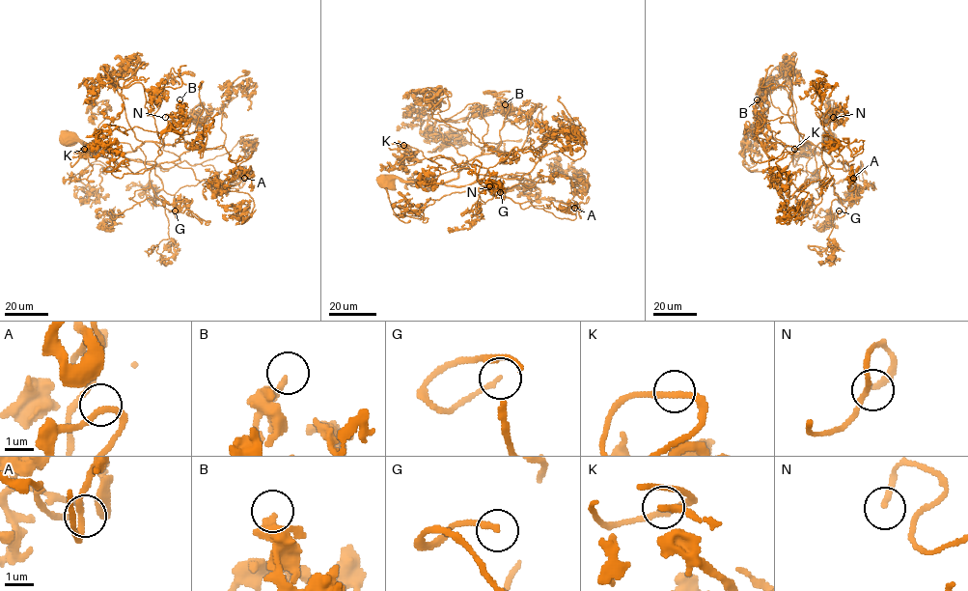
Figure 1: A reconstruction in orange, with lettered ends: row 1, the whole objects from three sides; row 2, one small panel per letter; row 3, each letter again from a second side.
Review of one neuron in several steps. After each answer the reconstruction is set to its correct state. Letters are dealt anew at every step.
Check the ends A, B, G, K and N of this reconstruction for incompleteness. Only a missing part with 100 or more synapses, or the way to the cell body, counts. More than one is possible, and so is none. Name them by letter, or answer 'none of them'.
N

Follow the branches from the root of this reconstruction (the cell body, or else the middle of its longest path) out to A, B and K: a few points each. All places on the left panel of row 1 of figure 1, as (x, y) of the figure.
A: (69, 136), (162, 168), (184, 160), (210, 164), (221, 171), (224, 191), (234, 180), (241, 187), (244, 178)
B: (69, 136), (121, 154), (145, 141), (176, 146), (183, 137), (172, 130), (188, 120), (179, 99)
K: (69, 136), (153, 165), (133, 173), (110, 157), (83, 151), (72, 158), (71, 165), (84, 149)

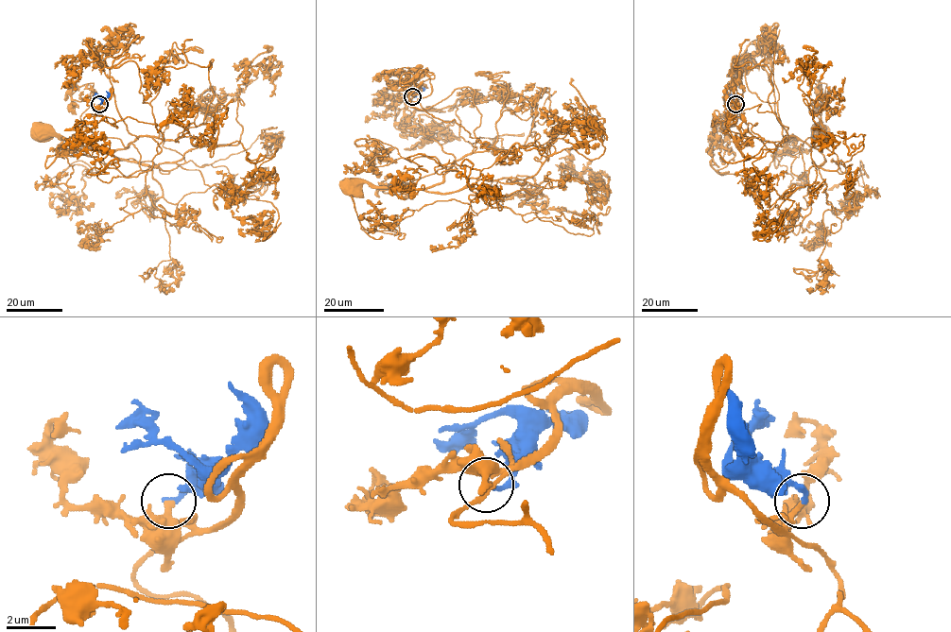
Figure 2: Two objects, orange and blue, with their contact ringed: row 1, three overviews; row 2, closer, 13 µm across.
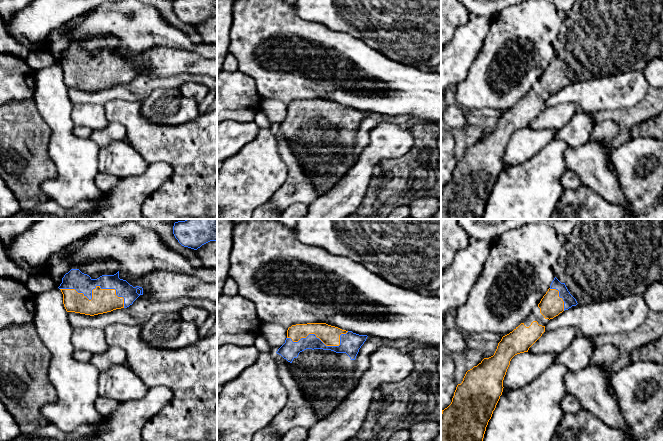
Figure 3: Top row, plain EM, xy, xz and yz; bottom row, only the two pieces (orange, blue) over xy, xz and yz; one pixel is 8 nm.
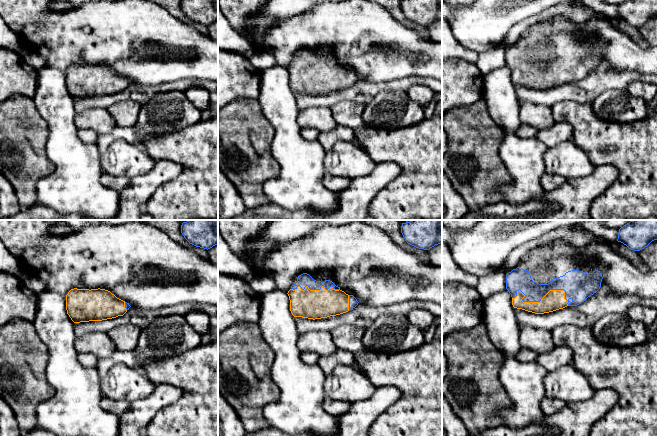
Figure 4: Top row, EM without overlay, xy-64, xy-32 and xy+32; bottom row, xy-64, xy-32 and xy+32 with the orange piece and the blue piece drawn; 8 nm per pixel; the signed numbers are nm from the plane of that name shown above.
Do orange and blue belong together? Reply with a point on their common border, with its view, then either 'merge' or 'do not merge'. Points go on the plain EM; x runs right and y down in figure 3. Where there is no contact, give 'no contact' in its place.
meets orange in xy at (94, 65); merge

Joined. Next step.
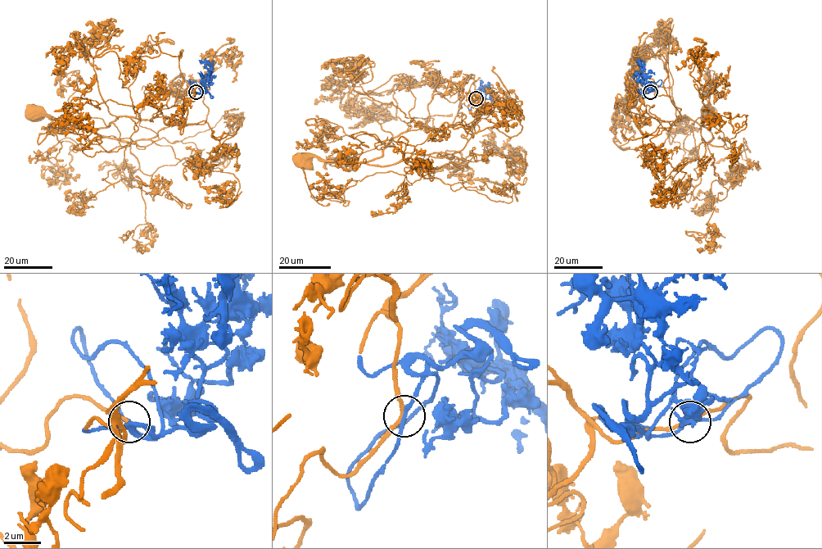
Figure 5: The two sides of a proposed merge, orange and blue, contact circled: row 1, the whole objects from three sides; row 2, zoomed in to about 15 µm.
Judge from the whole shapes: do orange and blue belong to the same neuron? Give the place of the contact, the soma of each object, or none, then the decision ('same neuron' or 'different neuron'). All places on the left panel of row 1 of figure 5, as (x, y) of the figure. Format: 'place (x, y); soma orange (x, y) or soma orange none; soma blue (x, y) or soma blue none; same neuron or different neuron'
place (196, 92); soma orange (35, 112); soma blue none; same neuron

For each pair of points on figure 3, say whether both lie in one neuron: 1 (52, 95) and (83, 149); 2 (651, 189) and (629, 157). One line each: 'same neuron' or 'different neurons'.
1: same neuron
2: same neuron

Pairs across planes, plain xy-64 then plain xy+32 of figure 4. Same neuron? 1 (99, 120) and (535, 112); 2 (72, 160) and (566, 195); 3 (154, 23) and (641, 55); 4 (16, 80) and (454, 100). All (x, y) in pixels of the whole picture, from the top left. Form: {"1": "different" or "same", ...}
{"1": "same", "2": "different", "3": "same", "4": "same"}

